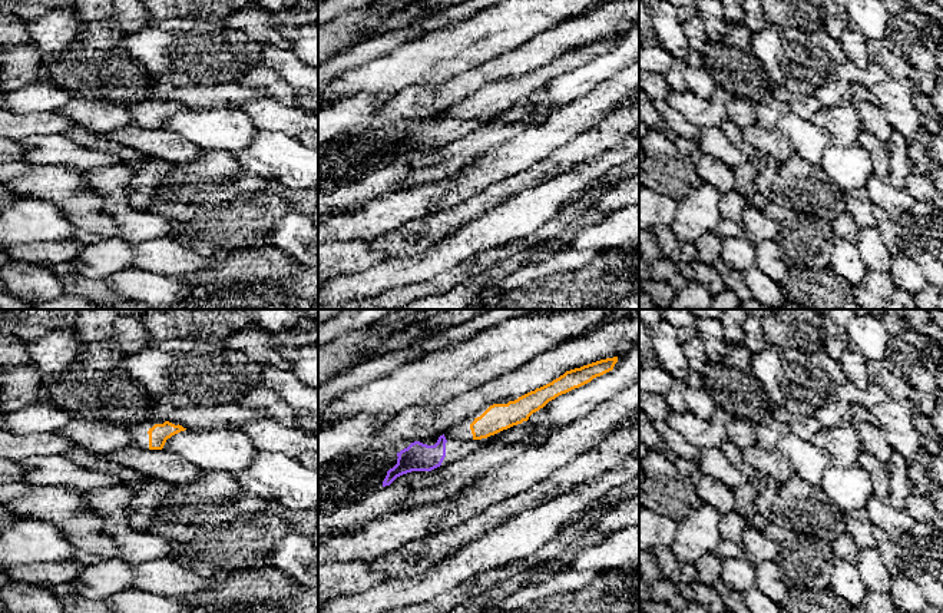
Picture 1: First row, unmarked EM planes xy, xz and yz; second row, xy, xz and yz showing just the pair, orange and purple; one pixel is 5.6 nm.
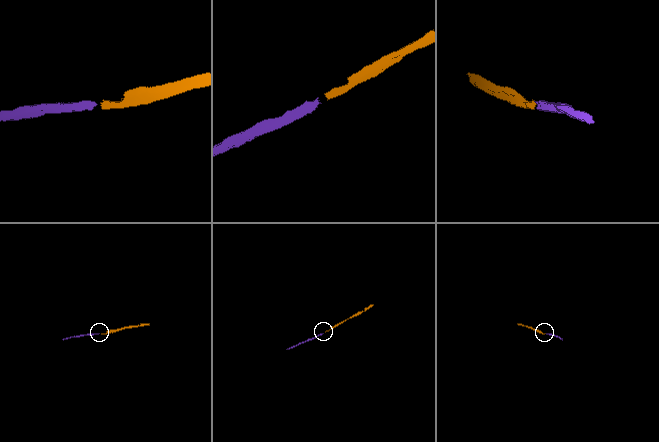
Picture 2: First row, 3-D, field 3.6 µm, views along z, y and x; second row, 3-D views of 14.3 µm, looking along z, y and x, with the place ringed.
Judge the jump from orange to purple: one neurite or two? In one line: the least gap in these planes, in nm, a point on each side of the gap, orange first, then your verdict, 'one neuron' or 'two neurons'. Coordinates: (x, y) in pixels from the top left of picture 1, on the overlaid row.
150 nm | xz (472, 433), (446, 440) | one neuron

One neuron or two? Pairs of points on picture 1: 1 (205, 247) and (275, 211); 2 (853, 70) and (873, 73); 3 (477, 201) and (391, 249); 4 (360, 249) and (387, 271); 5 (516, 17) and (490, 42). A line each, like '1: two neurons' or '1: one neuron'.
1: one neuron
2: one neuron
3: one neuron
4: two neurons
5: one neuron

